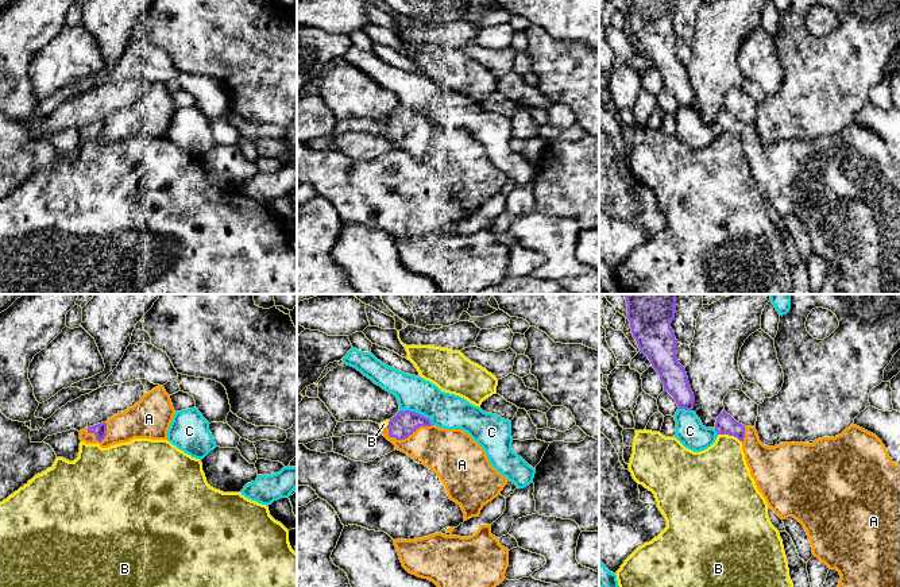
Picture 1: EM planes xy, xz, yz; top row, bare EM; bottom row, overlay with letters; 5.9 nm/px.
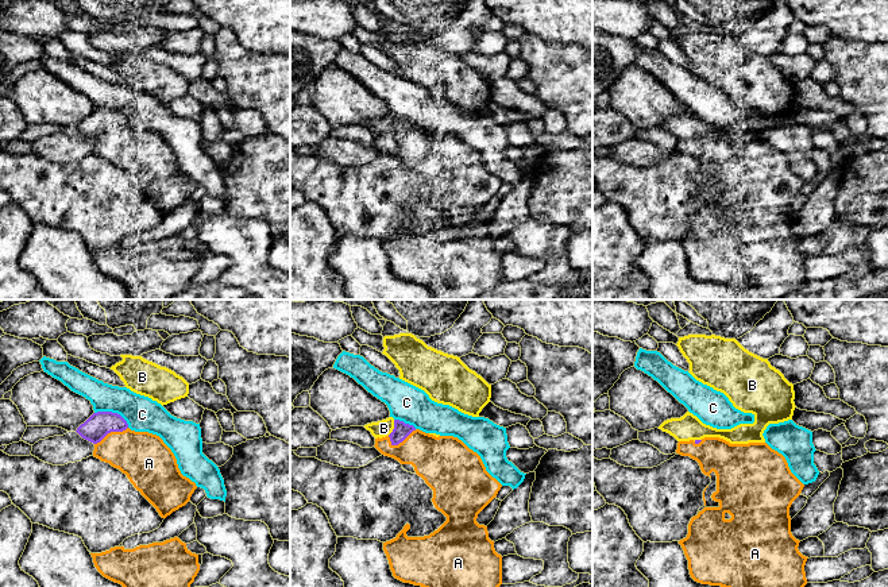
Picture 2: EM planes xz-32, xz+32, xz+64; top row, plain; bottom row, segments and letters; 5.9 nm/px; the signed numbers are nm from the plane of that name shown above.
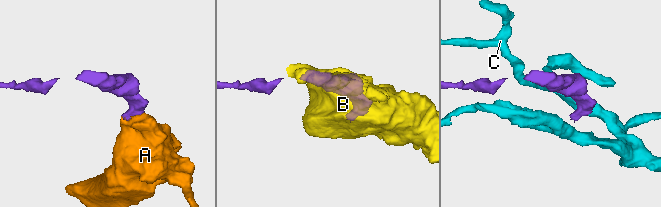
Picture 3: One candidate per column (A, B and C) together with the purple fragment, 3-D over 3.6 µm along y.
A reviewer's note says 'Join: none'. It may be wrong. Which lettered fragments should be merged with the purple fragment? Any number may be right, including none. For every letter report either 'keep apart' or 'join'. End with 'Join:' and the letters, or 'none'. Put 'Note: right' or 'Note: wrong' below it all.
A: join
B: keep apart
C: keep apart
Join: A
Note: wrong

